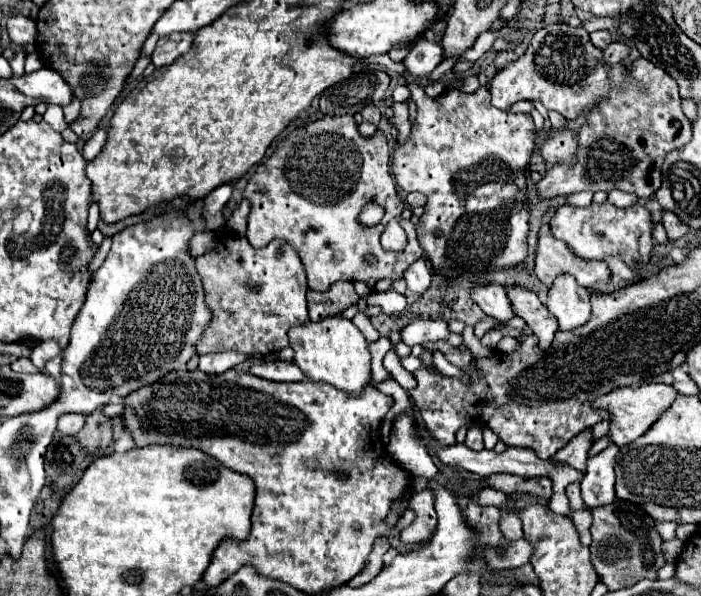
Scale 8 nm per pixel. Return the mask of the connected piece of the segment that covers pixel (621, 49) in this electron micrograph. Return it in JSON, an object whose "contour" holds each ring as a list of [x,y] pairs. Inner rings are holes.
{"contour":[[[616,40],[612,42],[606,50],[604,50],[604,58],[608,64],[618,64],[618,62],[624,62],[632,52],[632,46],[622,42],[622,40]]]}

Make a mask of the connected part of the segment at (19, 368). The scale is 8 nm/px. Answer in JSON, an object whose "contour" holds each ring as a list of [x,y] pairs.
{"contour":[[[18,358],[16,362],[10,364],[10,368],[12,368],[14,372],[24,372],[24,374],[34,374],[34,372],[38,372],[38,368],[36,368],[28,358]]]}

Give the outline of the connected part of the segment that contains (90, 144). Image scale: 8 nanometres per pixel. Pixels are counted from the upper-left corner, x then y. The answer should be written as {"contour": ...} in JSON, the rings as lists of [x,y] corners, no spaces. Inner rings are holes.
{"contour":[[[98,128],[98,130],[92,134],[92,138],[86,142],[84,150],[82,150],[84,158],[86,158],[86,160],[96,158],[96,156],[102,152],[102,148],[104,148],[106,138],[108,138],[108,130],[106,130],[106,128]]]}

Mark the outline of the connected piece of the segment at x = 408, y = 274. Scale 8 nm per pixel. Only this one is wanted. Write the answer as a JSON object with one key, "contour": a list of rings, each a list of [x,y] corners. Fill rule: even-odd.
{"contour":[[[420,258],[414,264],[410,264],[410,268],[404,272],[404,280],[408,284],[408,290],[422,296],[430,288],[430,280],[432,280],[432,274],[430,274],[430,268],[426,266],[426,260]]]}

